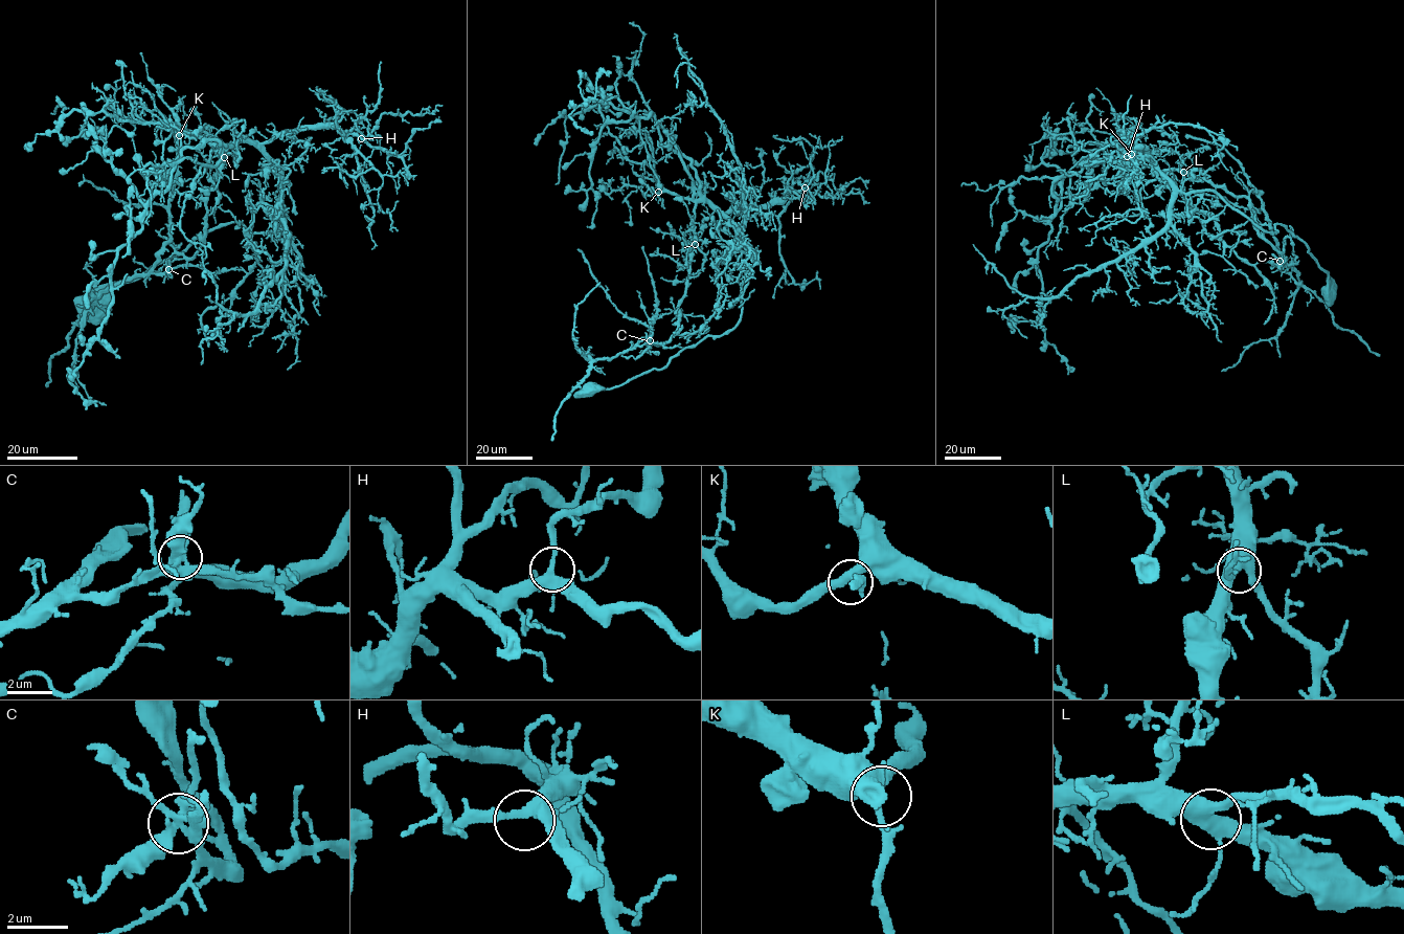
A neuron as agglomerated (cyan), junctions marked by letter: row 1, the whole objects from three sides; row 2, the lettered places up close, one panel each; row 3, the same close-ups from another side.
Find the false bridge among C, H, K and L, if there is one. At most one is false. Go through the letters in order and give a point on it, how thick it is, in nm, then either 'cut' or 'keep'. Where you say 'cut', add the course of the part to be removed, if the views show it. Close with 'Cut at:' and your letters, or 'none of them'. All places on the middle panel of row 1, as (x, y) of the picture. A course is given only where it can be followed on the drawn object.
C: (650, 340) | 380 nm | cut | (650, 341), (613, 357), (596, 359), (586, 358), (575, 348), (572, 335), (575, 308), (599, 282)
H: (805, 187) | 320 nm | keep
K: (658, 192) | 340 nm | keep
L: (695, 244) | 480 nm | keep
Cut at: C

